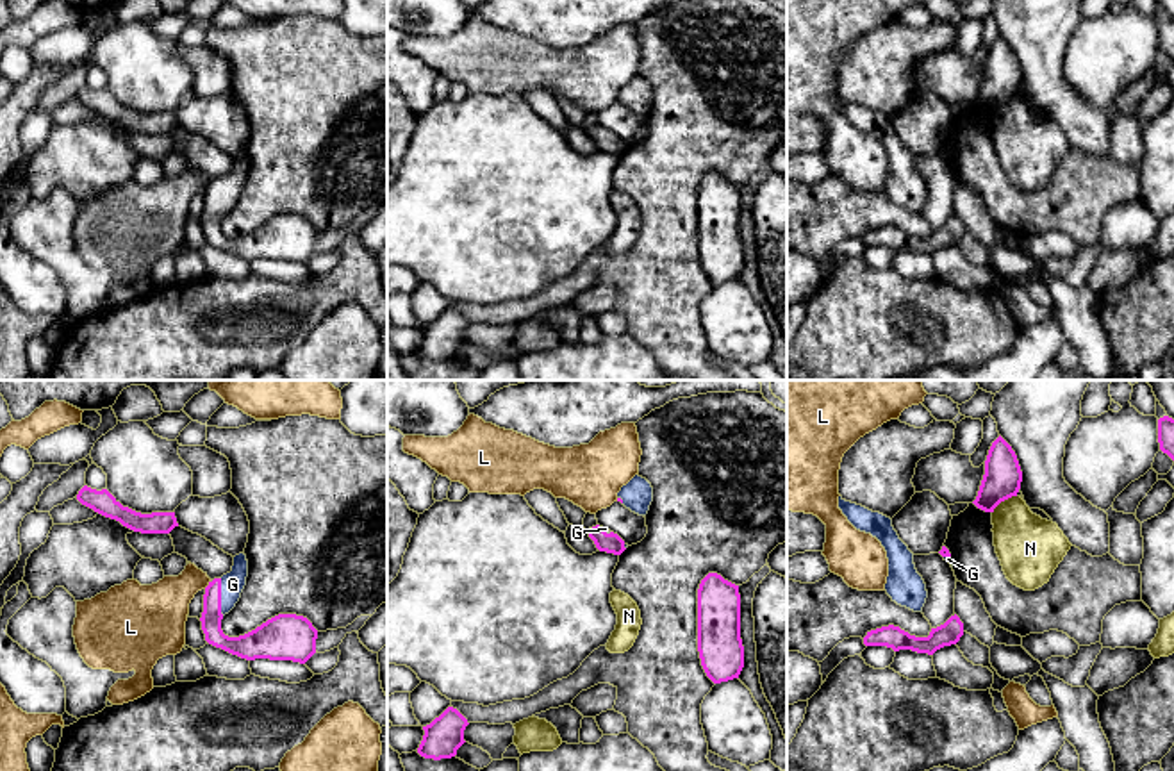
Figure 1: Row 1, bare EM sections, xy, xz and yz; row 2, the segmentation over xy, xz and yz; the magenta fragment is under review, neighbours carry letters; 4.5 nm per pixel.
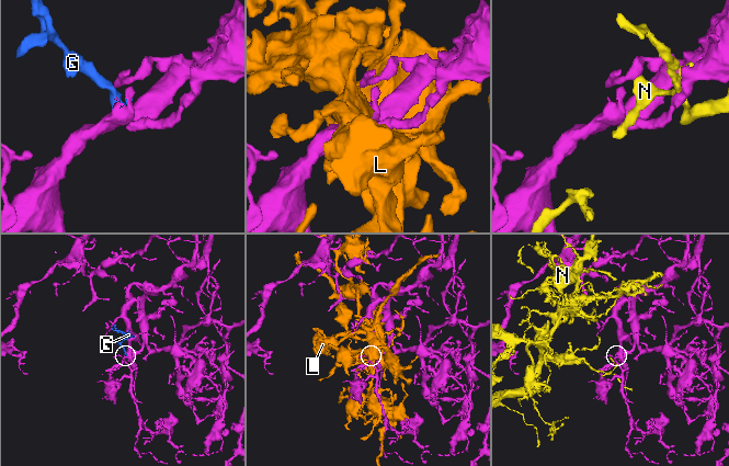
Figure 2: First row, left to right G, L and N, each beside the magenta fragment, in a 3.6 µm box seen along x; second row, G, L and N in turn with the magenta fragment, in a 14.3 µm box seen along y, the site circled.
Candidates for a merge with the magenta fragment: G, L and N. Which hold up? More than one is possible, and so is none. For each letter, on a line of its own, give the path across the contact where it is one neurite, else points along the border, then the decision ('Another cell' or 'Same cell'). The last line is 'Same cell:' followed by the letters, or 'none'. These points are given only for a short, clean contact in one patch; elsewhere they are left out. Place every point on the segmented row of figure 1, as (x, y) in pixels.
G: Path across: xy (250, 643), (214, 630), (220, 596), (232, 584). Same cell
L: Another cell
N: Another cell
Same cell: G

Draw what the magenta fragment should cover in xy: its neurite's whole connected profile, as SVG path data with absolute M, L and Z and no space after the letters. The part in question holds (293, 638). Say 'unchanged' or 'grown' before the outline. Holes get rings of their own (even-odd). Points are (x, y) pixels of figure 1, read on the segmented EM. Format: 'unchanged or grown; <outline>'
grown; M244 553L234 557L232 571L214 578L205 587L202 630L205 641L246 660L293 660L305 664L316 653L318 630L296 614L278 614L255 630L228 637L221 630L221 619L241 598L246 585L248 560Z

